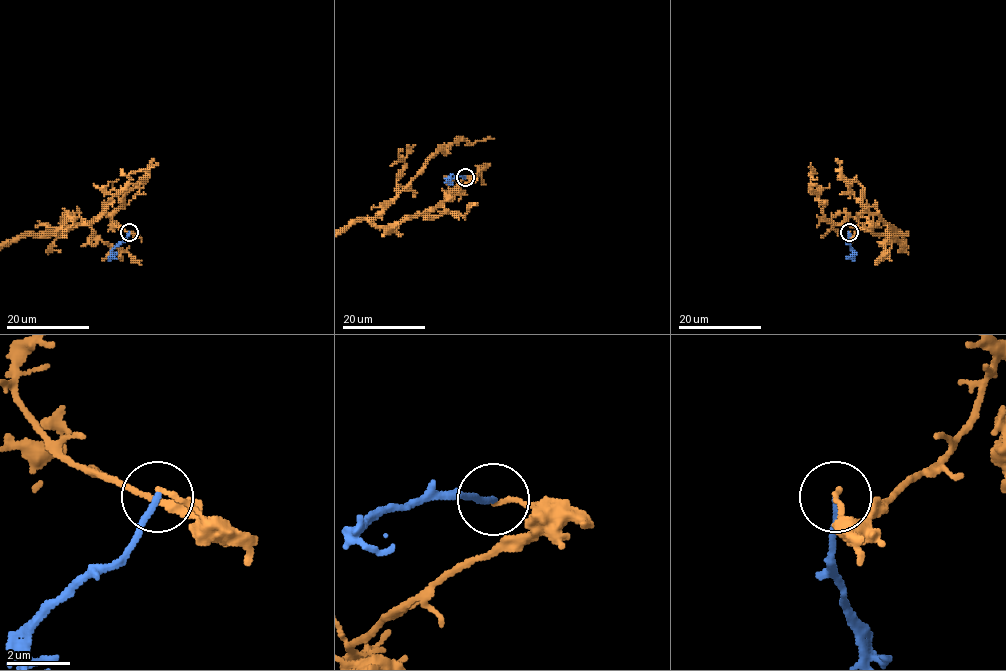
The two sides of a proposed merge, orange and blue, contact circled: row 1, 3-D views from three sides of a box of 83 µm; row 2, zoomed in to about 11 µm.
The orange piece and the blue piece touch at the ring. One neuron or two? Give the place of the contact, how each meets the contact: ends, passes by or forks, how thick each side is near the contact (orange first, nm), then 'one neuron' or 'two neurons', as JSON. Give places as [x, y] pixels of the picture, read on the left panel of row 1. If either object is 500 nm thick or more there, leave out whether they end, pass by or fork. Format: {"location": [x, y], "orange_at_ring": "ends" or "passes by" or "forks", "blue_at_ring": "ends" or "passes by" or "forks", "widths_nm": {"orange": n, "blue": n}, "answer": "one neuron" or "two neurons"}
{"location": [129, 232], "orange_at_ring": "ends", "blue_at_ring": "ends", "widths_nm": {"orange": 150, "blue": 190}, "answer": "two neurons"}

